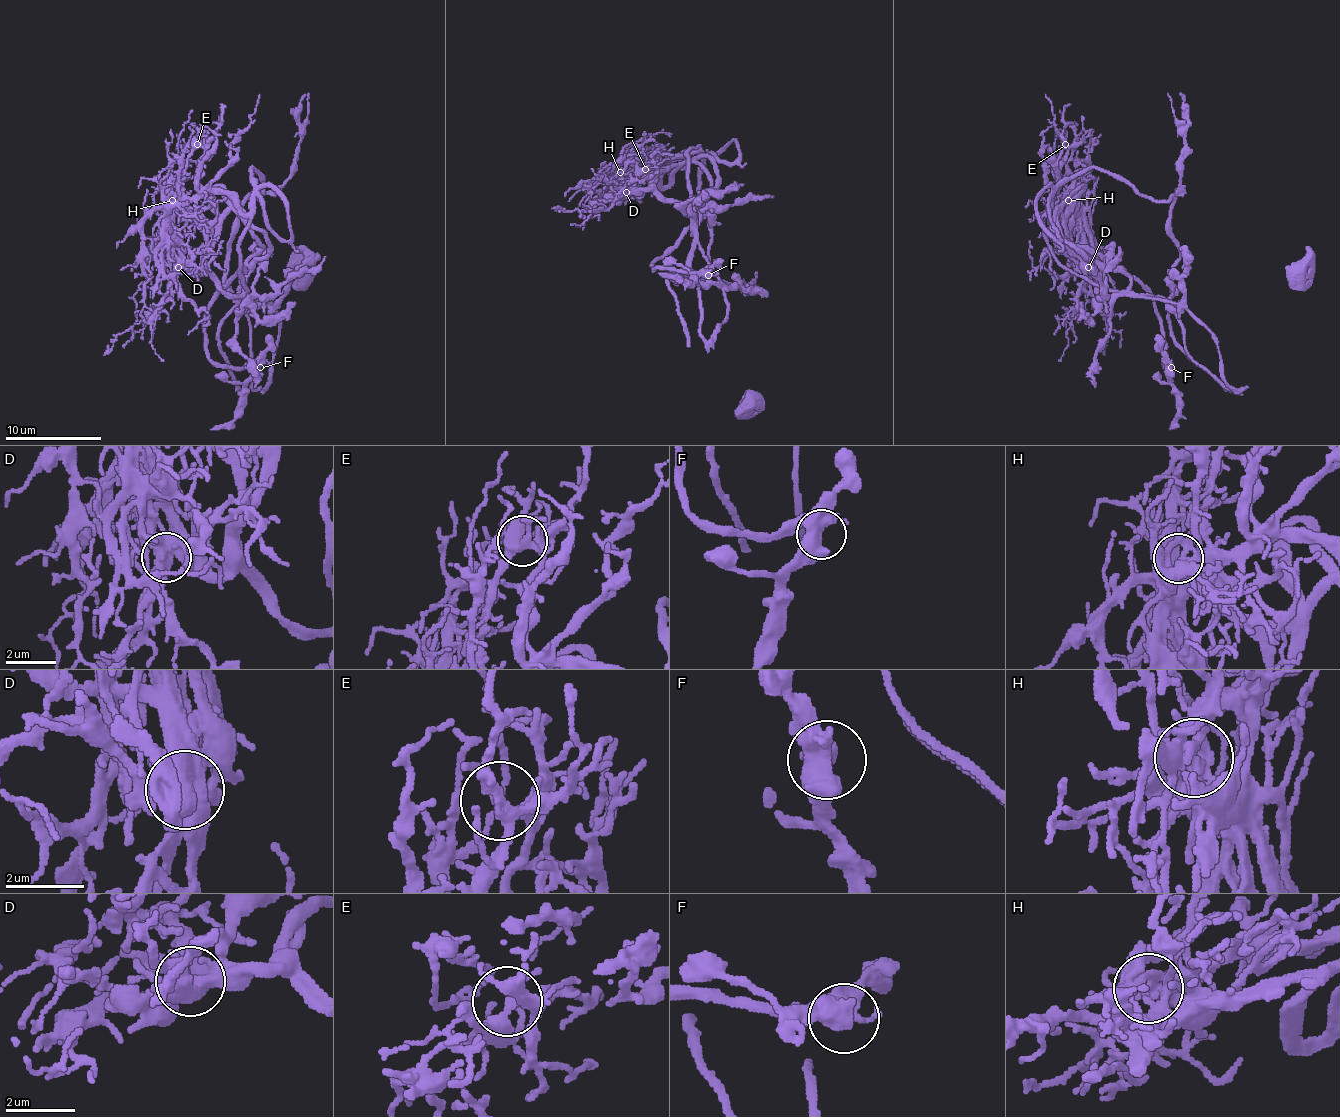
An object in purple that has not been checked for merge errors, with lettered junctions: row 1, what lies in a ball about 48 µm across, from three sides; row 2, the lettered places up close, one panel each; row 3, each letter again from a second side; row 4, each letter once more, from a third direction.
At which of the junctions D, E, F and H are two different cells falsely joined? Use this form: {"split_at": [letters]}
{"split_at": ["D", "H"]}

